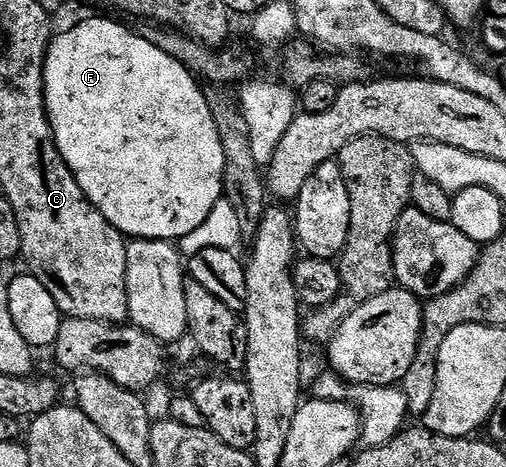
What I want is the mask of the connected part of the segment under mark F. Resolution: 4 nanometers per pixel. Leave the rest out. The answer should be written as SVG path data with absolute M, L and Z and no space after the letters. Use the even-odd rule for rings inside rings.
M83 20L72 26L68 32L54 37L47 47L47 56L43 59L43 97L47 103L47 117L53 130L53 138L61 158L69 166L73 178L81 186L85 198L105 214L118 232L124 237L137 240L166 240L177 242L185 234L193 234L205 218L209 218L209 210L217 206L223 195L223 171L225 170L225 150L221 150L221 138L217 134L217 126L213 122L213 114L209 110L207 93L201 87L200 81L191 75L191 71L181 62L169 58L165 50L157 50L153 42L141 38L138 31L126 28L115 20Z

